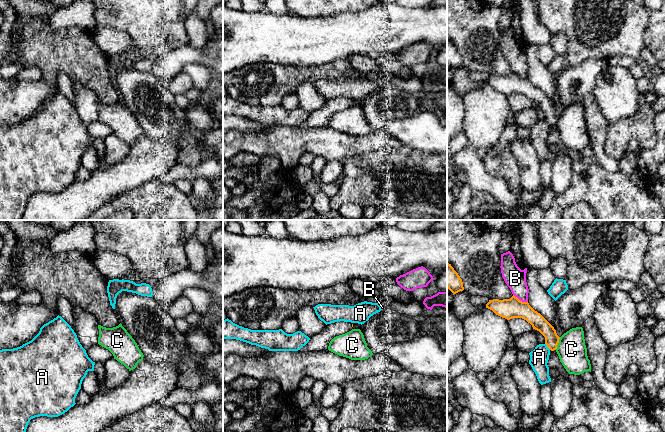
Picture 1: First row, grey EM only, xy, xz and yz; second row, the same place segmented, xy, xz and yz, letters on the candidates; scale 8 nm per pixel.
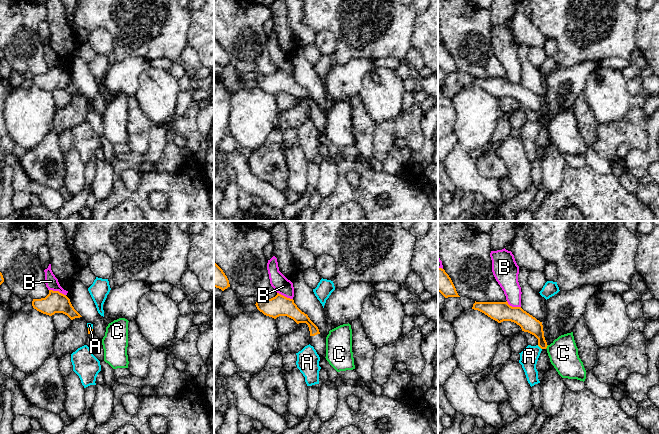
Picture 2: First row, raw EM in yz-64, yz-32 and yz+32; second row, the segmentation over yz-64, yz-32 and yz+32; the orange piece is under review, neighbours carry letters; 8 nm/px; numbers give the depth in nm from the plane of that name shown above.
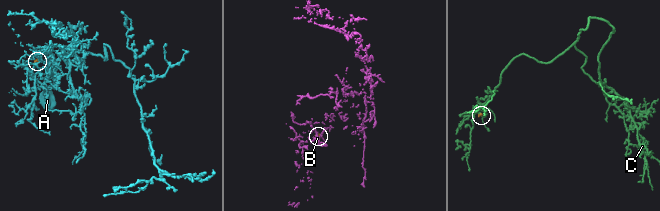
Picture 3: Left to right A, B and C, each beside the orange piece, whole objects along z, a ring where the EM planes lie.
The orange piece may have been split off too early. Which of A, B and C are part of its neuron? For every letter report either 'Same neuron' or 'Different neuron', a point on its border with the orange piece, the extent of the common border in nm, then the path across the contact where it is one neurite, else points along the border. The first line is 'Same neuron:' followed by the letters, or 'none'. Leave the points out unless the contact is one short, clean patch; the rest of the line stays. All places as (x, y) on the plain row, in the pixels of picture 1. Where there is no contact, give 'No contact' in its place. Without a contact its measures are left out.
Same neuron: none
A: Different neuron. Touches orange at yz (547, 122). Shared border 70 nm
B: Different neuron. Touches orange at yz (519, 76). Shared border 140 nm
C: Different neuron. Touches orange at yz (557, 119). Shared border 110 nm. Boundary: yz (560, 113), (555, 125)

